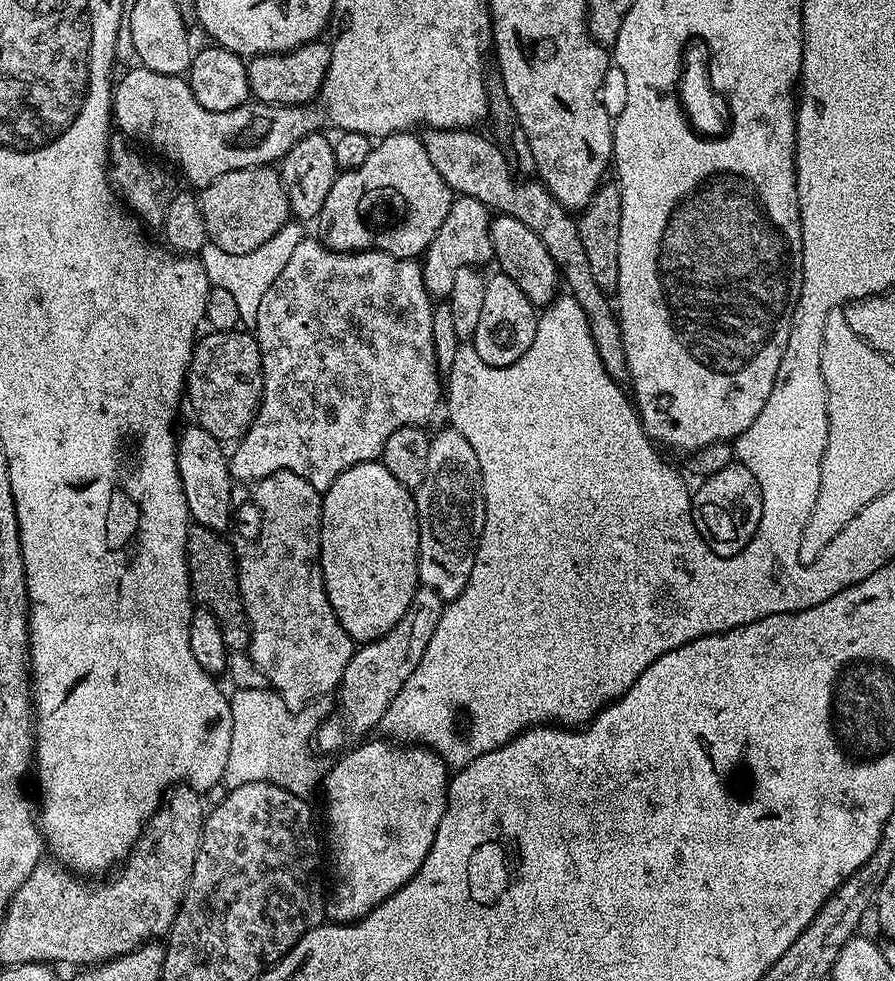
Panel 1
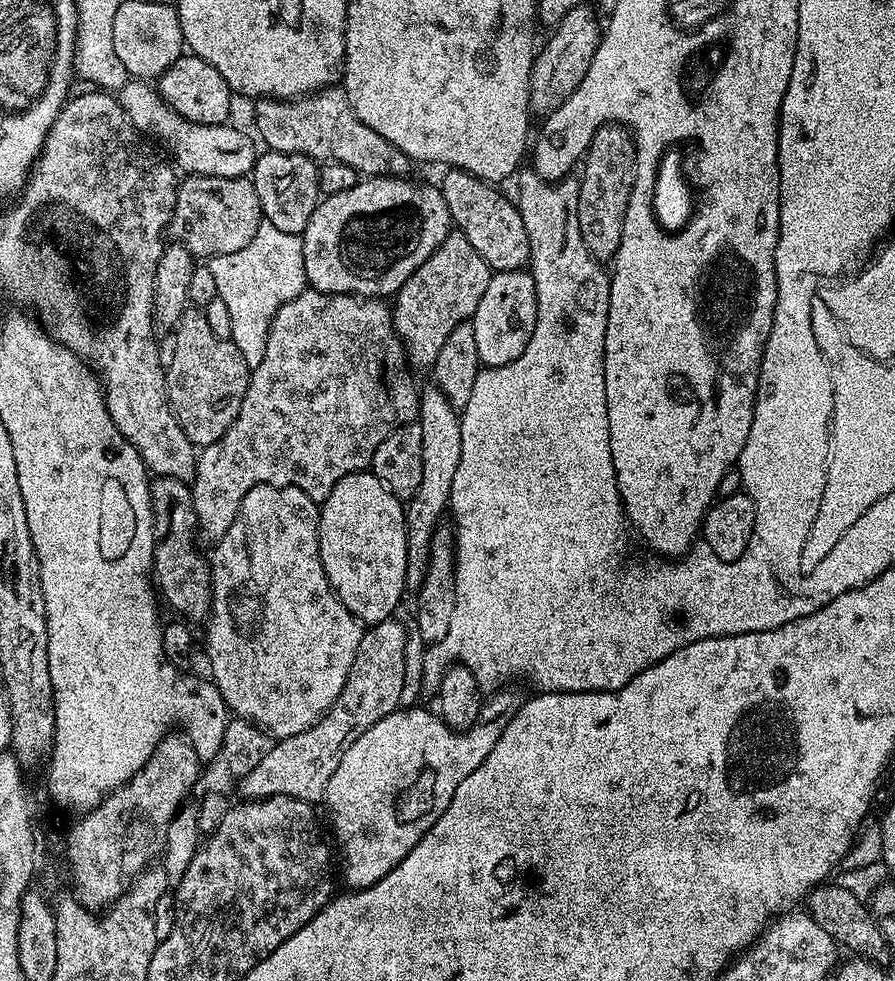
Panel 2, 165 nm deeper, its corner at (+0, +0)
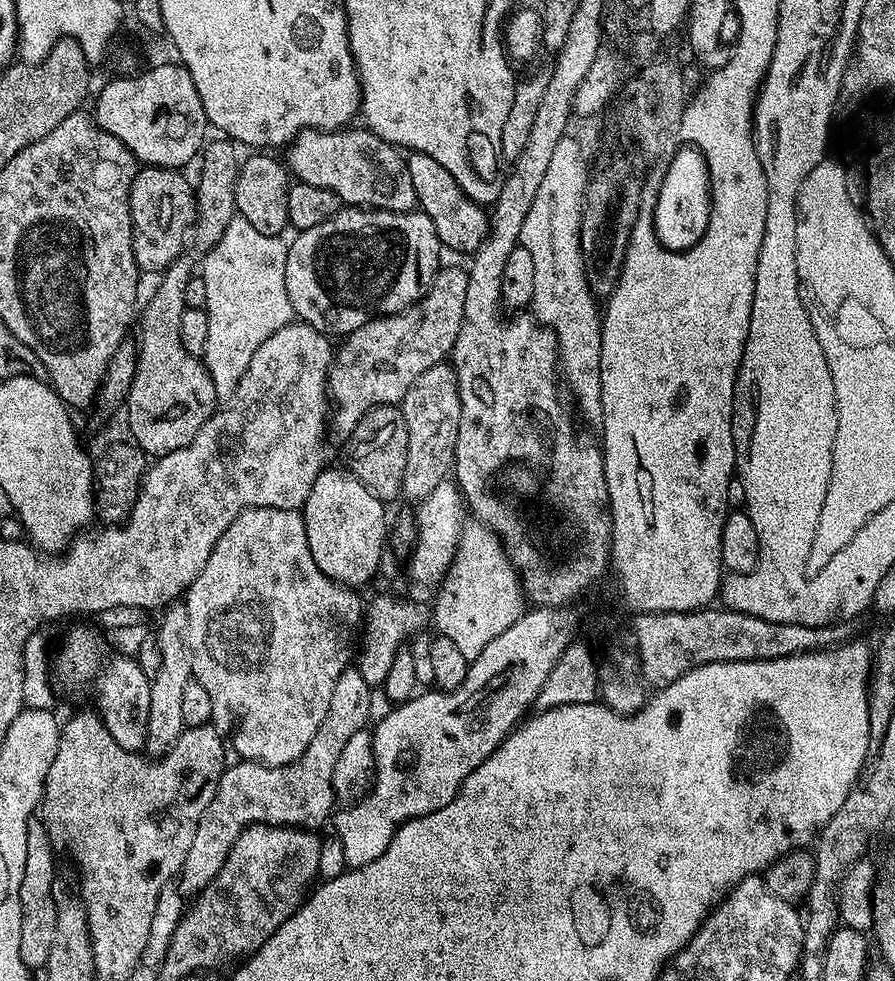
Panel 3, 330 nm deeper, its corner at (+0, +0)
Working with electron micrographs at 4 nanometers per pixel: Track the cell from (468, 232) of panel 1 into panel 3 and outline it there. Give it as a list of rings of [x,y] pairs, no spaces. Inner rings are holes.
[[[441,267],[434,282],[428,287],[428,293],[418,302],[414,302],[401,312],[377,314],[367,320],[358,330],[343,337],[344,344],[335,349],[332,369],[328,372],[328,395],[334,407],[330,412],[330,428],[341,438],[351,436],[354,426],[372,408],[380,404],[399,405],[404,399],[406,390],[418,382],[421,374],[426,374],[430,366],[445,361],[452,351],[453,344],[458,338],[458,330],[462,330],[464,311],[466,310],[466,282],[468,273],[463,267]]]

